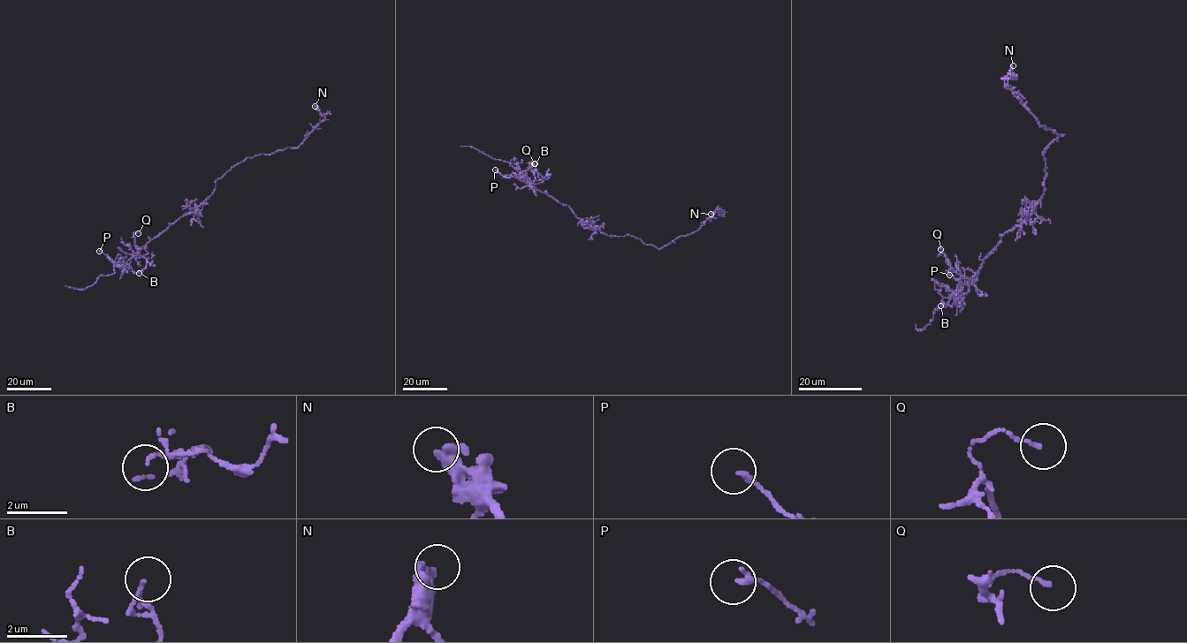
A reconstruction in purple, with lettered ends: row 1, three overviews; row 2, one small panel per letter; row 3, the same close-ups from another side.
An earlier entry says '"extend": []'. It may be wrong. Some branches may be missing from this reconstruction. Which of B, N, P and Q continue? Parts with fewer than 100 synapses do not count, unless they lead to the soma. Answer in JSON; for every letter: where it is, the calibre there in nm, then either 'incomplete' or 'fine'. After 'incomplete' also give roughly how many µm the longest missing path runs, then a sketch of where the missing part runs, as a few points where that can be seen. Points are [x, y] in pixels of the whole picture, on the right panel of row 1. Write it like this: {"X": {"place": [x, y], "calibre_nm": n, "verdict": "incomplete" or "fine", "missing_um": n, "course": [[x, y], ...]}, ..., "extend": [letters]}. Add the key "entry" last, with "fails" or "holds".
{"B": {"place": [940, 306], "calibre_nm": 60, "verdict": "fine"}, "N": {"place": [1013, 65], "calibre_nm": 260, "verdict": "fine"}, "P": {"place": [949, 275], "calibre_nm": 180, "verdict": "fine"}, "Q": {"place": [940, 249], "calibre_nm": 110, "verdict": "fine"}, "extend": [], "entry": "holds"}

